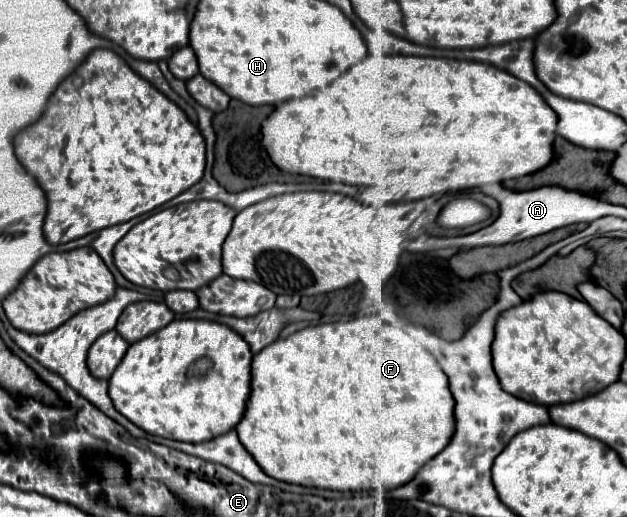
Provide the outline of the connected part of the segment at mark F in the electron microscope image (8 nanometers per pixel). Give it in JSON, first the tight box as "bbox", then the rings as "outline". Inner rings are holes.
{"bbox":[235,314,455,490],"outline":[[[377,314],[353,318],[349,322],[333,322],[333,324],[319,324],[303,328],[287,338],[279,338],[273,344],[265,346],[261,352],[253,356],[251,362],[251,394],[247,398],[247,408],[241,422],[235,426],[239,442],[245,450],[255,458],[261,470],[289,484],[301,486],[315,486],[315,488],[329,488],[329,490],[393,490],[397,486],[407,484],[413,476],[427,464],[433,456],[437,456],[453,436],[453,406],[455,400],[449,392],[447,376],[437,364],[437,360],[425,352],[421,344],[417,344],[411,336],[403,330],[385,324]]]}

